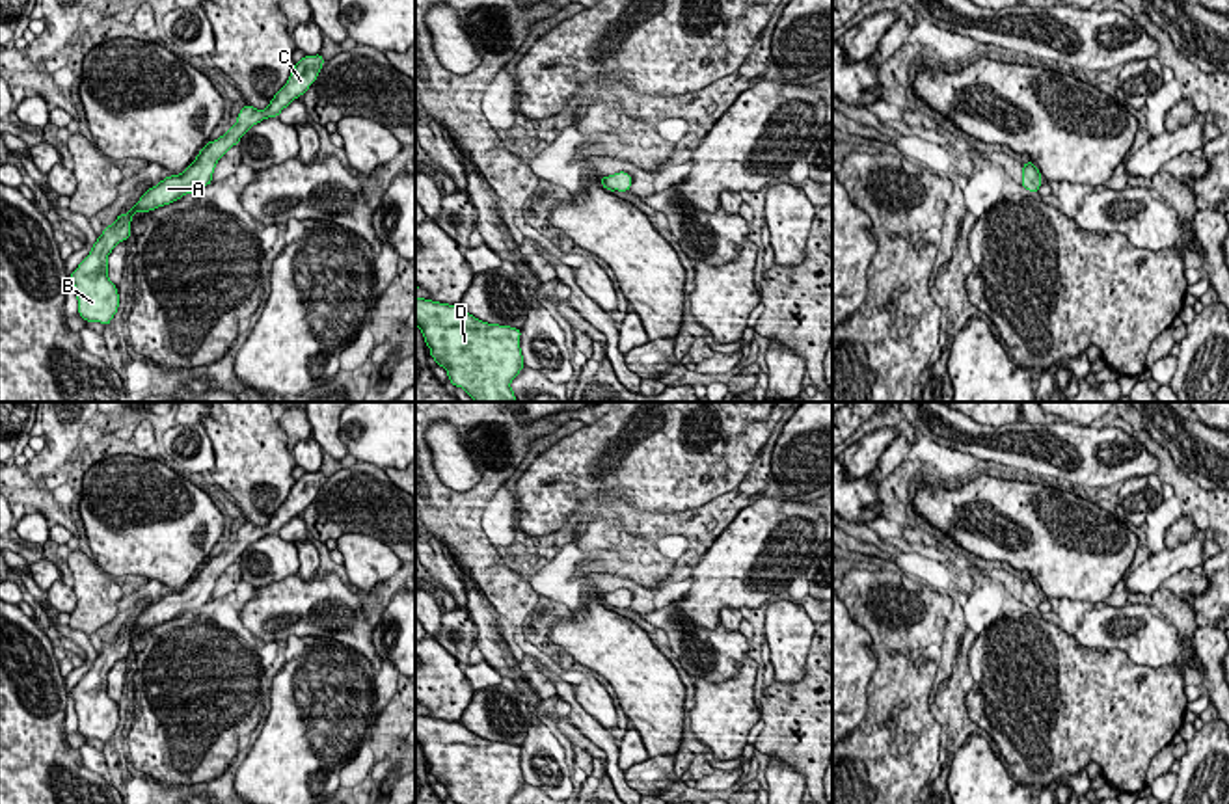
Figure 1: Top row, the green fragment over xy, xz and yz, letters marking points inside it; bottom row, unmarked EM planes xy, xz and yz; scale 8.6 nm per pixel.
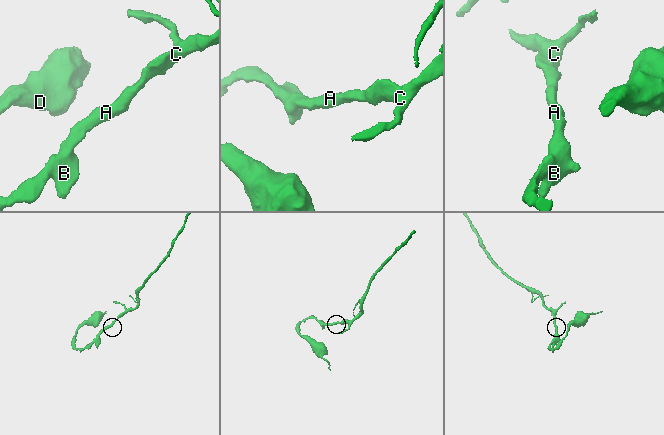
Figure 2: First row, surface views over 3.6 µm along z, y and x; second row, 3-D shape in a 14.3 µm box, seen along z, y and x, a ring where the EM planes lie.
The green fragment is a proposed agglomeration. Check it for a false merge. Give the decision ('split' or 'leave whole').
leave whole

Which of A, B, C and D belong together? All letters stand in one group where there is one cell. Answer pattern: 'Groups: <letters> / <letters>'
Groups: A B C D

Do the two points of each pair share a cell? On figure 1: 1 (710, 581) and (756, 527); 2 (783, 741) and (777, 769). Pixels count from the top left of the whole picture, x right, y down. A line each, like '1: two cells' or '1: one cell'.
1: one cell
2: two cells

